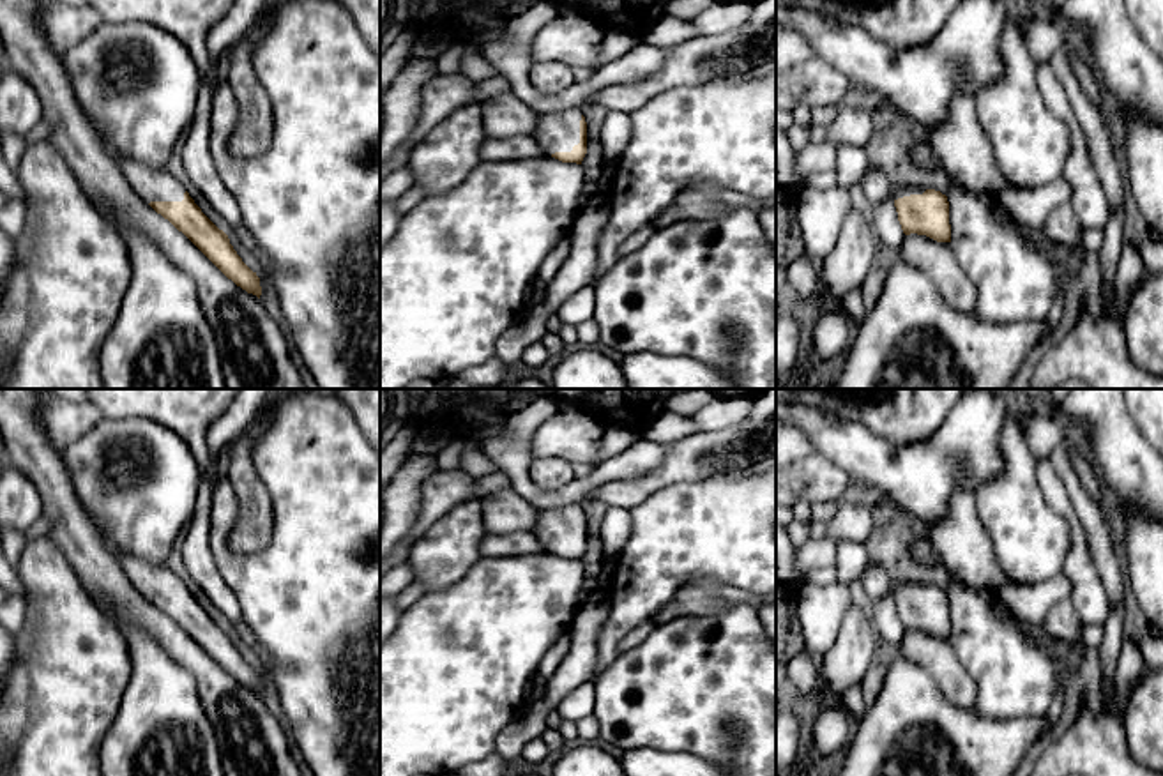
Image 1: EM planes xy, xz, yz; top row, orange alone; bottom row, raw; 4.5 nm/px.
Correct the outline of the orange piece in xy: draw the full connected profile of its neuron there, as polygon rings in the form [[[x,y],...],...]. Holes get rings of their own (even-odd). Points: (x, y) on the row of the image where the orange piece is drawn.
[[[111,154],[133,191],[182,232],[228,279],[260,299],[260,278],[194,203],[184,186],[166,170],[150,168],[124,154]]]

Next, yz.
[[[900,187],[891,198],[905,235],[926,235],[937,242],[951,242],[949,202],[935,189]]]

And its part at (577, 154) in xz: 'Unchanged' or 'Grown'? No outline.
Grown

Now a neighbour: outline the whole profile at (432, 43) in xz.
[[[424,27],[410,49],[408,60],[433,60],[437,62],[454,42],[456,32],[447,27]]]

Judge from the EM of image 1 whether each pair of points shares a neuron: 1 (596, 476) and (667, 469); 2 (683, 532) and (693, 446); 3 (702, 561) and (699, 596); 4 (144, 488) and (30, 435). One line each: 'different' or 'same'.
1: different
2: different
3: different
4: different

